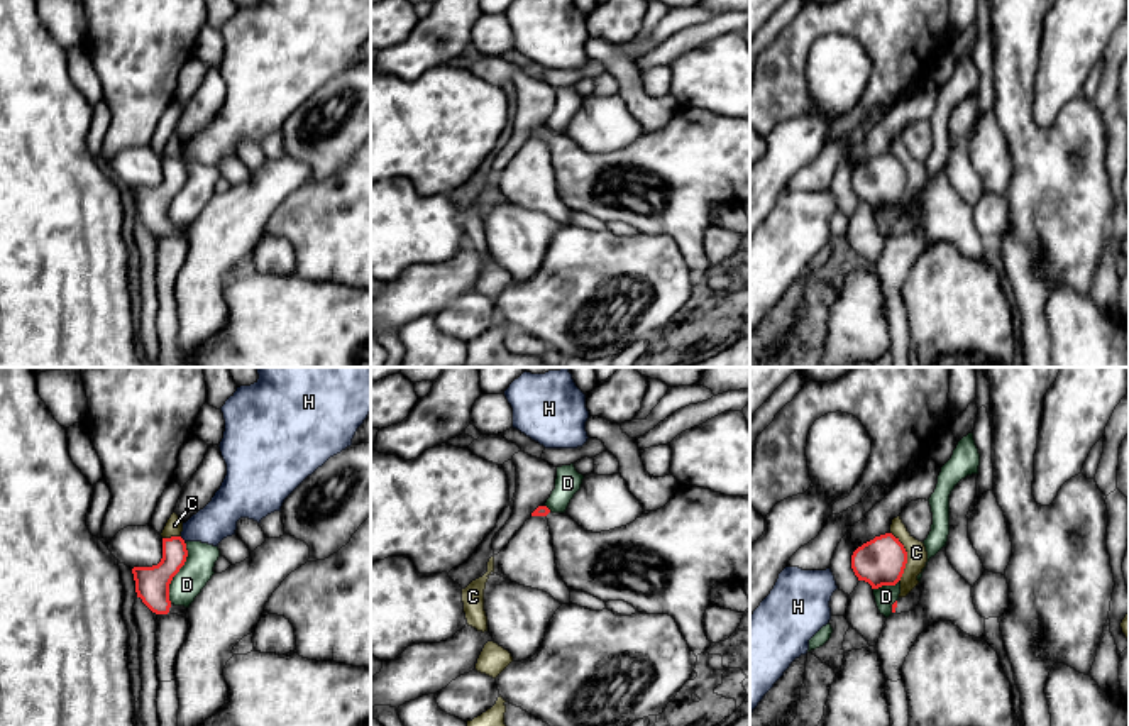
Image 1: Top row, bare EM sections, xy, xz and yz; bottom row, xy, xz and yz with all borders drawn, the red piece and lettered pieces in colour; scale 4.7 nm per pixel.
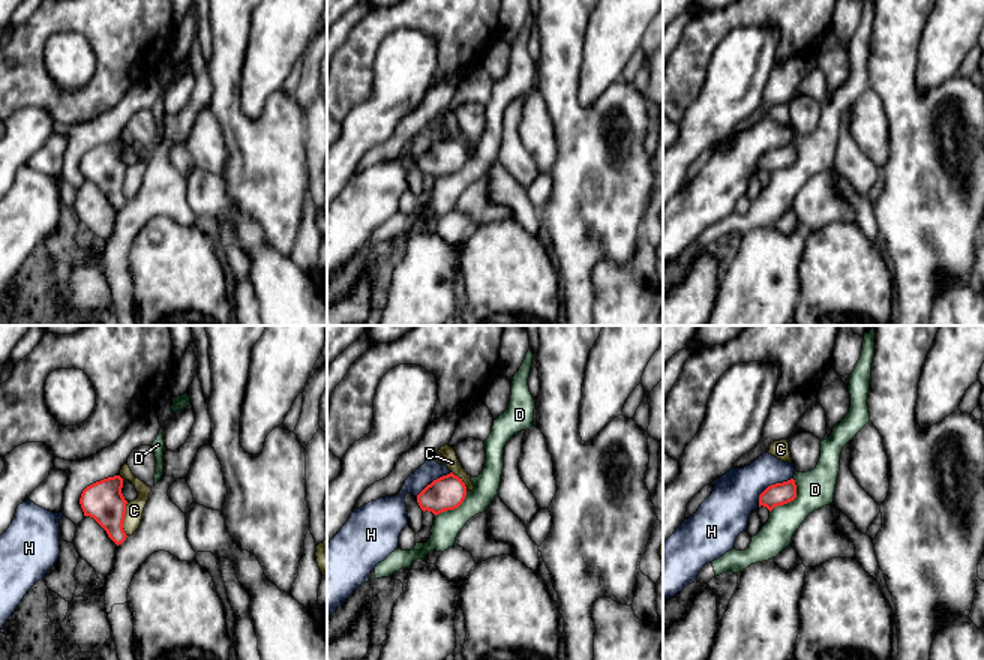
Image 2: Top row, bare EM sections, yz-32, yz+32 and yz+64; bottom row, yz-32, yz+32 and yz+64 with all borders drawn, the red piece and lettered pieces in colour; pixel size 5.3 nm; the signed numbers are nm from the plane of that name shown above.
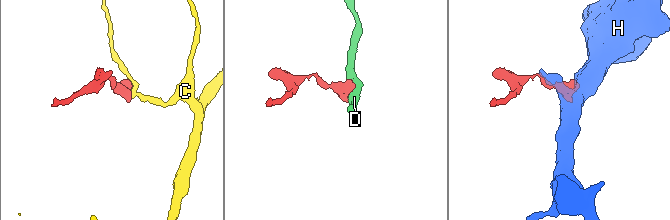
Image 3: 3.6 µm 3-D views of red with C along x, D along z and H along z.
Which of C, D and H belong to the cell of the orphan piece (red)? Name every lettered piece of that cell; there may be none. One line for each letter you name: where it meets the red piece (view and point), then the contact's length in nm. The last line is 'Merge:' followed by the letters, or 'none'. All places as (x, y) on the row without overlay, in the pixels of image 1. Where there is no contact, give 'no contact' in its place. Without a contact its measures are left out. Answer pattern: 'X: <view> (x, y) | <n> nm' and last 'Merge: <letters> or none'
Merge: none

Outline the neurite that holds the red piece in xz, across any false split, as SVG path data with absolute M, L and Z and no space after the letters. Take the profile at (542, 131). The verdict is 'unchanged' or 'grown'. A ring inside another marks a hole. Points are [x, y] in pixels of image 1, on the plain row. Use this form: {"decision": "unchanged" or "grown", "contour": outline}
{"decision": "grown", "contour": "M680 107L664 129L601 154L587 152L567 134L552 134L547 127L538 127L531 137L548 140L557 191L570 212L604 223L625 222L638 234L672 237L696 278L711 267L702 240L713 227L713 206L741 205L750 198L750 115L724 117Z"}

